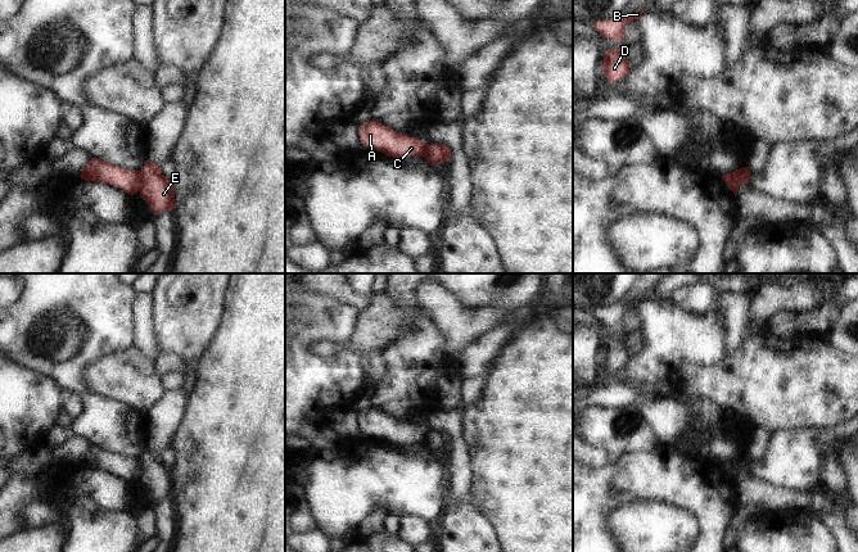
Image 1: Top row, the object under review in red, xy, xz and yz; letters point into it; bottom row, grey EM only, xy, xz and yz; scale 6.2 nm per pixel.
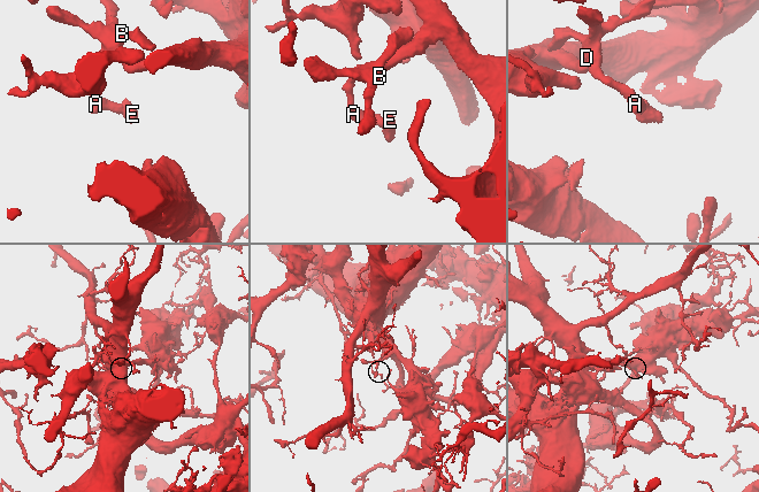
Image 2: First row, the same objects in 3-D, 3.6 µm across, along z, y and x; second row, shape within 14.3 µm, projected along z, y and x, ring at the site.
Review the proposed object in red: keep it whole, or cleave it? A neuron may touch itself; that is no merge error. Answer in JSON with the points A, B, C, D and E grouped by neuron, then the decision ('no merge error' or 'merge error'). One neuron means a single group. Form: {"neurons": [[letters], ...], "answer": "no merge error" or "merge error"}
{"neurons": [["A", "B", "C", "D"], ["E"]], "answer": "merge error"}

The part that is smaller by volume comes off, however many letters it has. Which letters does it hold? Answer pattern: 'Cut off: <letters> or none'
Cut off: E

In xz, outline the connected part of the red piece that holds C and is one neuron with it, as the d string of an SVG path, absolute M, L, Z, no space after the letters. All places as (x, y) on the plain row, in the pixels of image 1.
M374 407L358 415L361 431L369 436L381 439L387 444L408 445L425 444L429 431L415 425L402 422Z

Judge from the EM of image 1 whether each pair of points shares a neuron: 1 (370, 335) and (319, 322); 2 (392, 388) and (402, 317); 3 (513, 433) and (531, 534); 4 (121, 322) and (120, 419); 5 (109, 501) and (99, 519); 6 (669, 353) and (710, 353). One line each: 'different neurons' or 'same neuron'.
1: different neurons
2: different neurons
3: same neuron
4: same neuron
5: different neurons
6: same neuron

